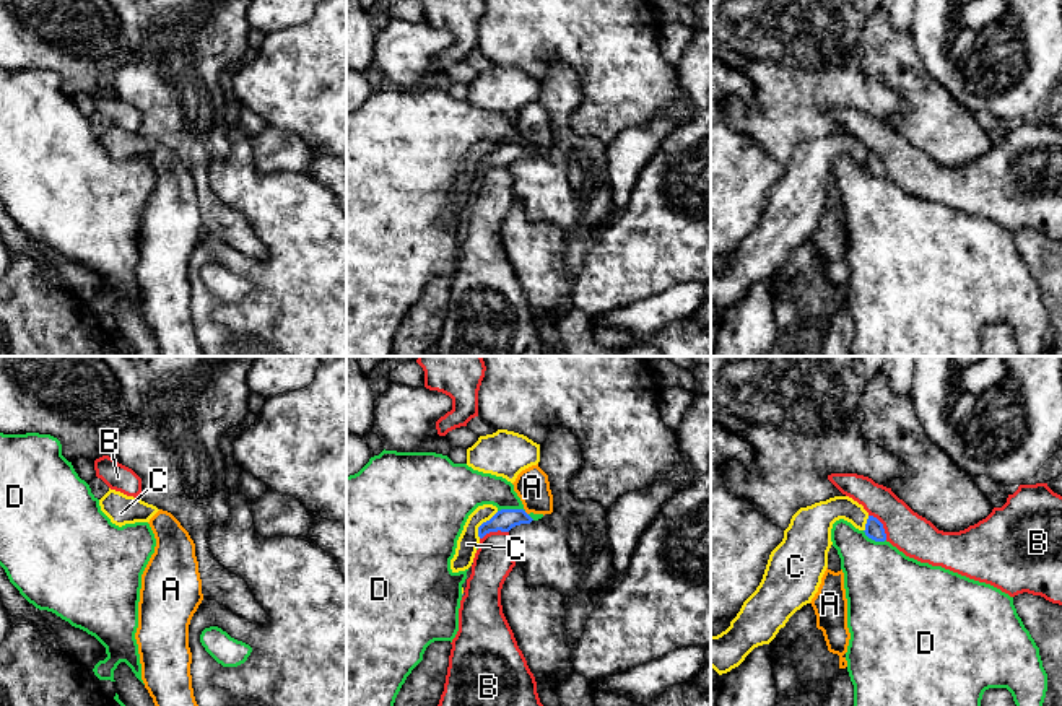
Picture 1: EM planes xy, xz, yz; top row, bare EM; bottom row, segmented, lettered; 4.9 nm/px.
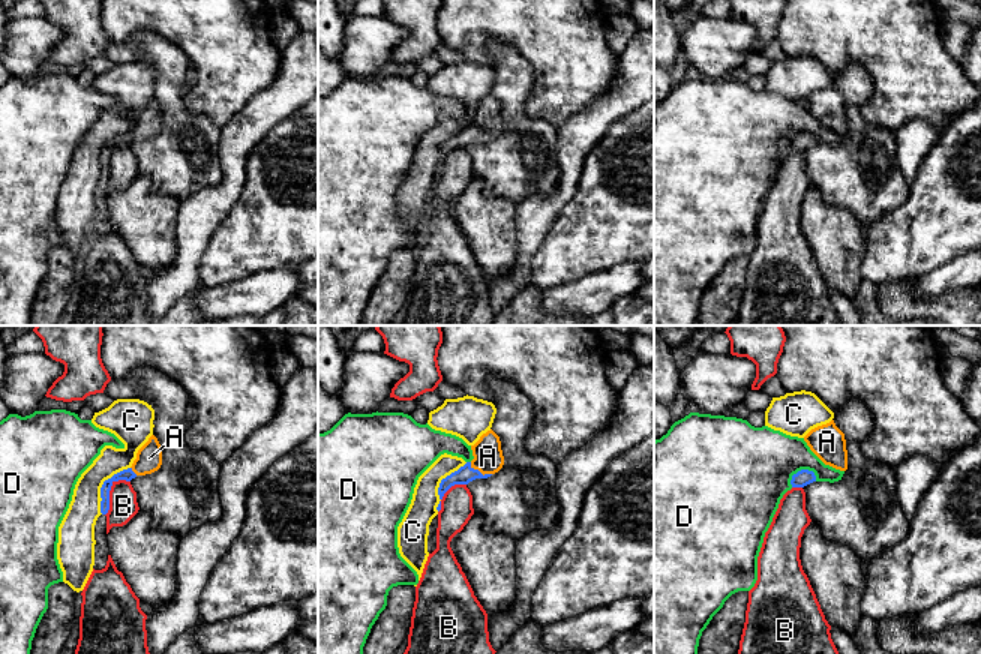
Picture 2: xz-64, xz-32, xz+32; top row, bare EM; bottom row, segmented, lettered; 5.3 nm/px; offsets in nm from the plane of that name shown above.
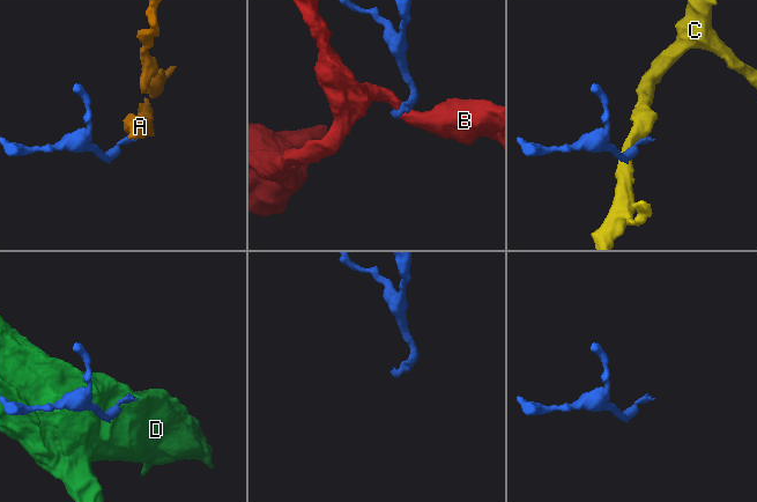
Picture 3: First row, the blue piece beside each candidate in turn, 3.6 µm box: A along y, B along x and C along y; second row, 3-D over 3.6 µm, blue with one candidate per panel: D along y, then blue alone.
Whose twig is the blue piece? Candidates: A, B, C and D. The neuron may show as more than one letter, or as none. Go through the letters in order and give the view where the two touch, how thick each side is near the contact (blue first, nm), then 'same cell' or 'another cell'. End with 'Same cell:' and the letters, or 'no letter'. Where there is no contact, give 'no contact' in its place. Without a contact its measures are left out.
A: xz | 110/170 nm | same cell
B: yz | 100/200 nm | another cell
C: xz | 110/110 nm | another cell
D: xz | 110/200 nm | another cell
Same cell: A

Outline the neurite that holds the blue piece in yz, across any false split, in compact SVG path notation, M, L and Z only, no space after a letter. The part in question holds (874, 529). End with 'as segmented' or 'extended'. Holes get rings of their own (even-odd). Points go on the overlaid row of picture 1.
M868 516L864 532L868 538L872 538L875 542L885 542L886 540L883 524L873 516Z; as segmented

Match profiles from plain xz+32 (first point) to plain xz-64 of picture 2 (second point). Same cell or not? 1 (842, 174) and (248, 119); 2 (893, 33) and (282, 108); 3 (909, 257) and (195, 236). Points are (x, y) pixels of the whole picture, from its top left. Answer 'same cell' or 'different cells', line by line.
1: different cells
2: different cells
3: different cells

